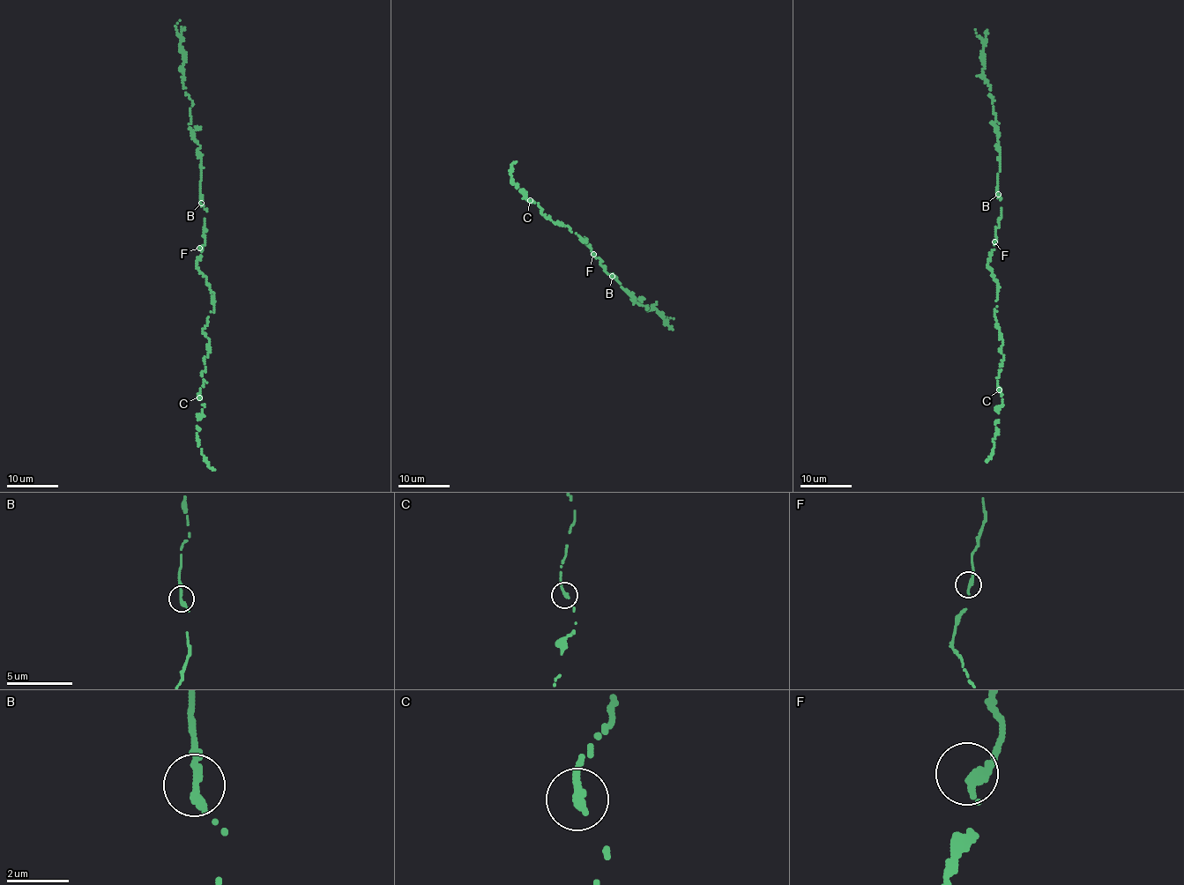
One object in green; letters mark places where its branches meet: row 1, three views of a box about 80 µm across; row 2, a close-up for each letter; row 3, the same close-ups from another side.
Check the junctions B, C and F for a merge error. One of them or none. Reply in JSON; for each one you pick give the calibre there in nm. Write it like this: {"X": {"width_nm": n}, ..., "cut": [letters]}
{"cut": []}

